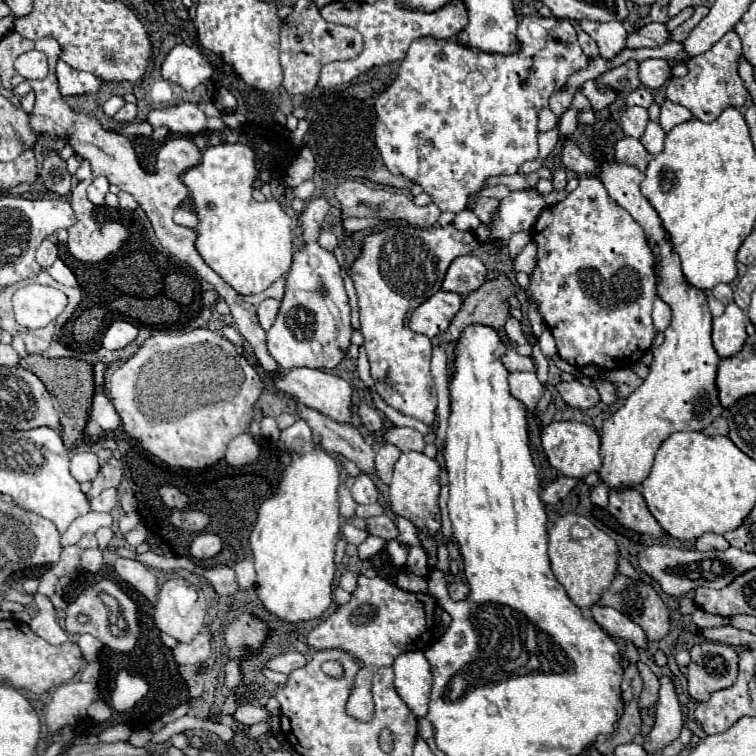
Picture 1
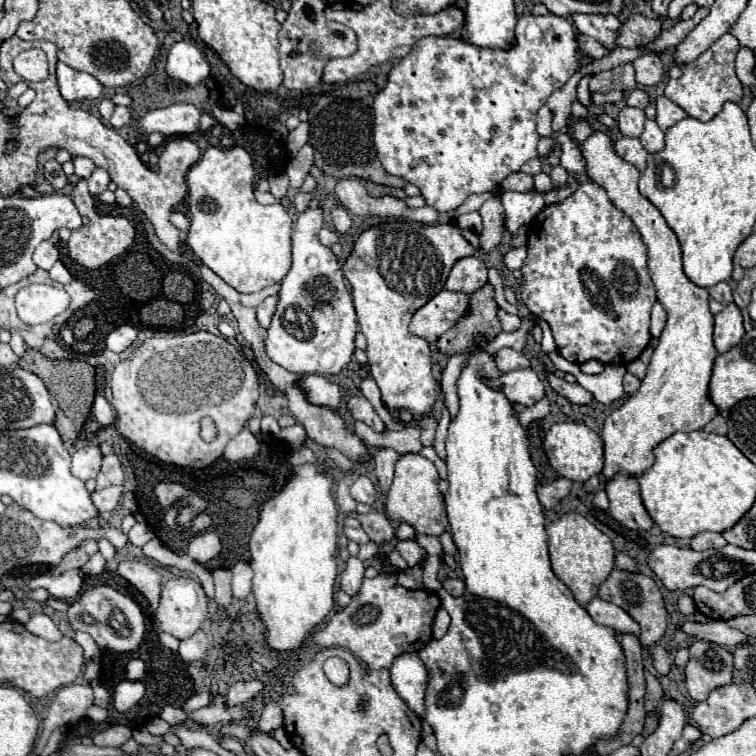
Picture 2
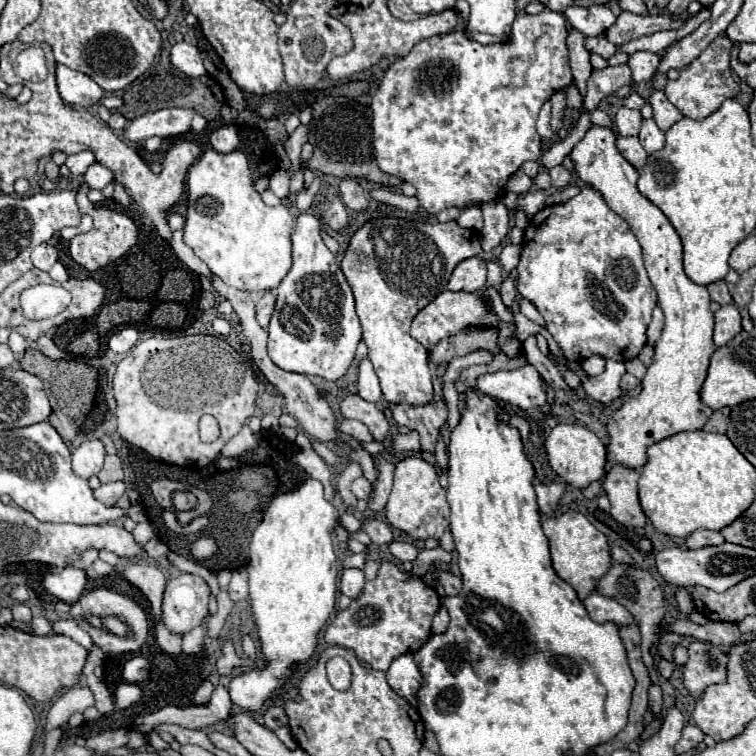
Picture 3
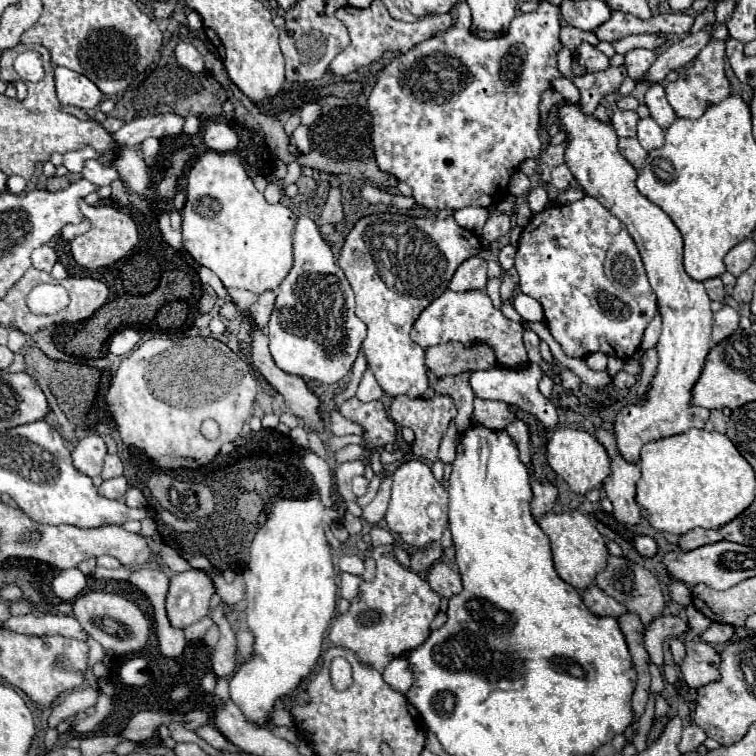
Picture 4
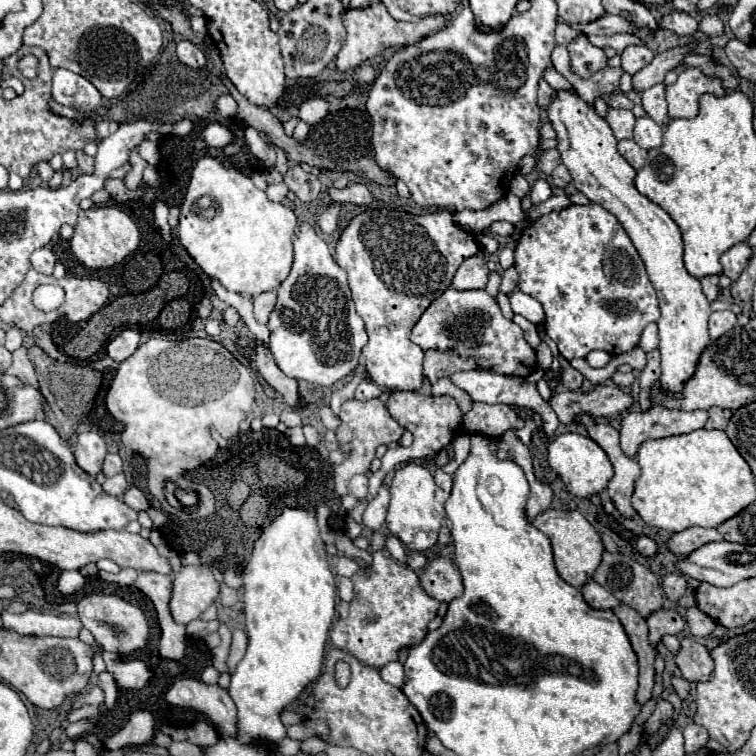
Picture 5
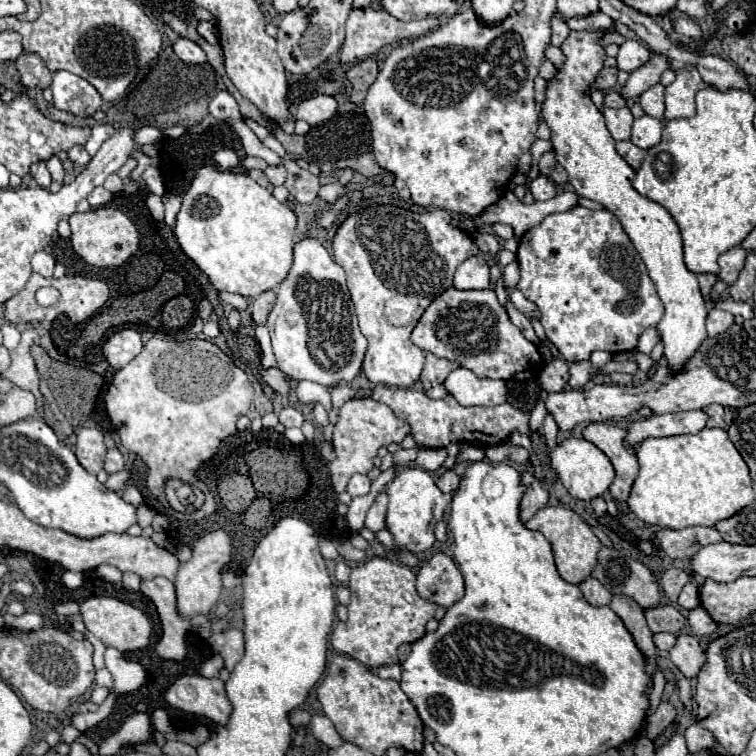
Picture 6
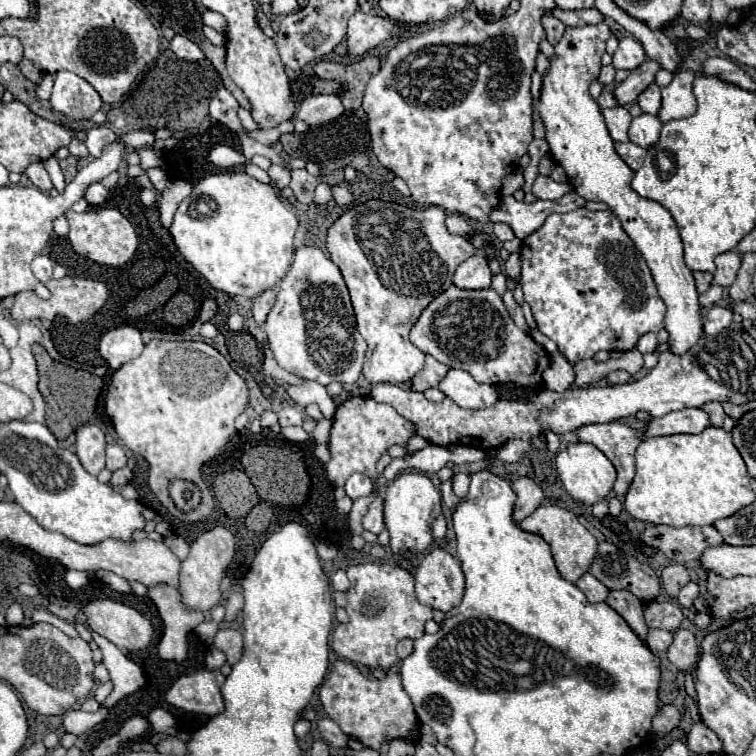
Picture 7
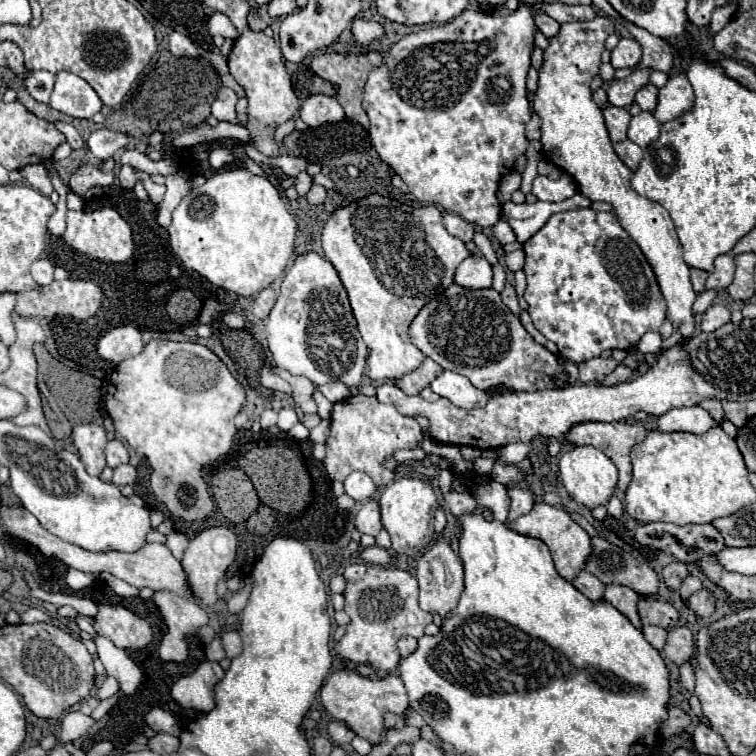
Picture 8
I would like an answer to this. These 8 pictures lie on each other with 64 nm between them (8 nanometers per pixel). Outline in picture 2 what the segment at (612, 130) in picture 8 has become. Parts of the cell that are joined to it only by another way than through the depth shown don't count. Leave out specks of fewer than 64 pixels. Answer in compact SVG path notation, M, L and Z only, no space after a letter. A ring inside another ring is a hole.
M624 106L618 114L618 128L624 136L640 136L642 134L642 128L644 128L644 110L640 108L628 108Z

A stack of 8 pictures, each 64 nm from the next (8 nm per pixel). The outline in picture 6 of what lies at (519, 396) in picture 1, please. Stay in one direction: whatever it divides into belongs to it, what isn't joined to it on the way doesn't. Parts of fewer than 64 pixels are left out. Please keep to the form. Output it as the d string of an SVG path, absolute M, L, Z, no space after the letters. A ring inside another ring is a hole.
M456 368L444 380L450 396L462 406L496 406L508 396L506 382L502 380L480 380L470 370ZM548 414L546 420L544 420L544 436L546 436L546 444L548 444L550 450L554 450L554 448L558 446L556 434L558 434L558 428L556 428L556 424L554 424L554 418Z

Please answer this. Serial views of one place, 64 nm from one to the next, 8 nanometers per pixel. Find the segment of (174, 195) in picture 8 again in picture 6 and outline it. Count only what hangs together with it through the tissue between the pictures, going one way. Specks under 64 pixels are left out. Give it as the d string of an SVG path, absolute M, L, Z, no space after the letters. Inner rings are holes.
M178 196L164 198L164 224L166 226L174 228L174 218L178 214L178 210L180 210L180 204L182 204L182 200Z

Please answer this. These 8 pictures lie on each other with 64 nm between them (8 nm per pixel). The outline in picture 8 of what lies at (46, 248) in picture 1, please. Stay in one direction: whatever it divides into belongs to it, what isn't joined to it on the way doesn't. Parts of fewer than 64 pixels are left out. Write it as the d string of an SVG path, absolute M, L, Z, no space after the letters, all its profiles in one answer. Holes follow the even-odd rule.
M40 258L32 264L32 278L40 284L40 286L46 286L50 284L54 278L52 278L52 272L54 272L54 266L50 264L50 260L46 258Z

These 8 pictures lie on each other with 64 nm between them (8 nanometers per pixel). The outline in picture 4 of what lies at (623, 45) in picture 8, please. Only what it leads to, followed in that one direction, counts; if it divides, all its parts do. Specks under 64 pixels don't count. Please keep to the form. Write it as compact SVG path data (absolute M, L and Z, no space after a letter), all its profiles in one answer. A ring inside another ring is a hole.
M636 48L626 52L624 56L624 68L628 70L628 76L634 80L640 80L646 72L646 68L650 68L650 64L656 60L656 54L652 50L644 50L644 48Z

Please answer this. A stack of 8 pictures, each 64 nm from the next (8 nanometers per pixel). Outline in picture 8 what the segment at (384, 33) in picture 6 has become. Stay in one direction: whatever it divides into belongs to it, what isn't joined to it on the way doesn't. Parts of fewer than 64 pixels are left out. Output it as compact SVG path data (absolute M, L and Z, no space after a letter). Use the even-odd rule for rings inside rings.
M360 18L360 20L354 22L352 32L354 32L354 40L358 40L360 44L370 44L374 38L378 38L380 34L384 34L384 28L378 22Z

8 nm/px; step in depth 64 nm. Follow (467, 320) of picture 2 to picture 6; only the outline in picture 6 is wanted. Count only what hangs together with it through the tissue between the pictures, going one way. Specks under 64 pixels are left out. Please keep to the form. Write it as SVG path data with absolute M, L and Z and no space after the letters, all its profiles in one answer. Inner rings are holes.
M428 352L426 354L426 364L424 364L424 370L422 370L422 376L420 376L420 384L424 386L424 390L428 390L436 384L442 384L454 368L458 368L458 364L454 364L450 360L436 358L434 354Z

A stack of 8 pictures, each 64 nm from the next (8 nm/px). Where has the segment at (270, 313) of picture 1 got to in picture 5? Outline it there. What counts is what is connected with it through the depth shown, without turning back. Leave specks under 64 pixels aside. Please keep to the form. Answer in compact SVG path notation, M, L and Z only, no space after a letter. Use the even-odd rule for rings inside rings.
M276 290L262 292L260 296L254 298L254 316L260 324L268 322L268 316L274 310L274 304L276 304Z

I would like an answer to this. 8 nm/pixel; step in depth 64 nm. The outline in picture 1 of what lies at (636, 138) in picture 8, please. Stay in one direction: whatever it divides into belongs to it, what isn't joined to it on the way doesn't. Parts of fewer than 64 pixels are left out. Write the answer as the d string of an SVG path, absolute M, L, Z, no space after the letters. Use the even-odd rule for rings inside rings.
M648 122L646 126L646 132L644 136L640 138L642 140L642 146L650 152L650 154L658 154L664 150L664 130L660 128L658 122Z

